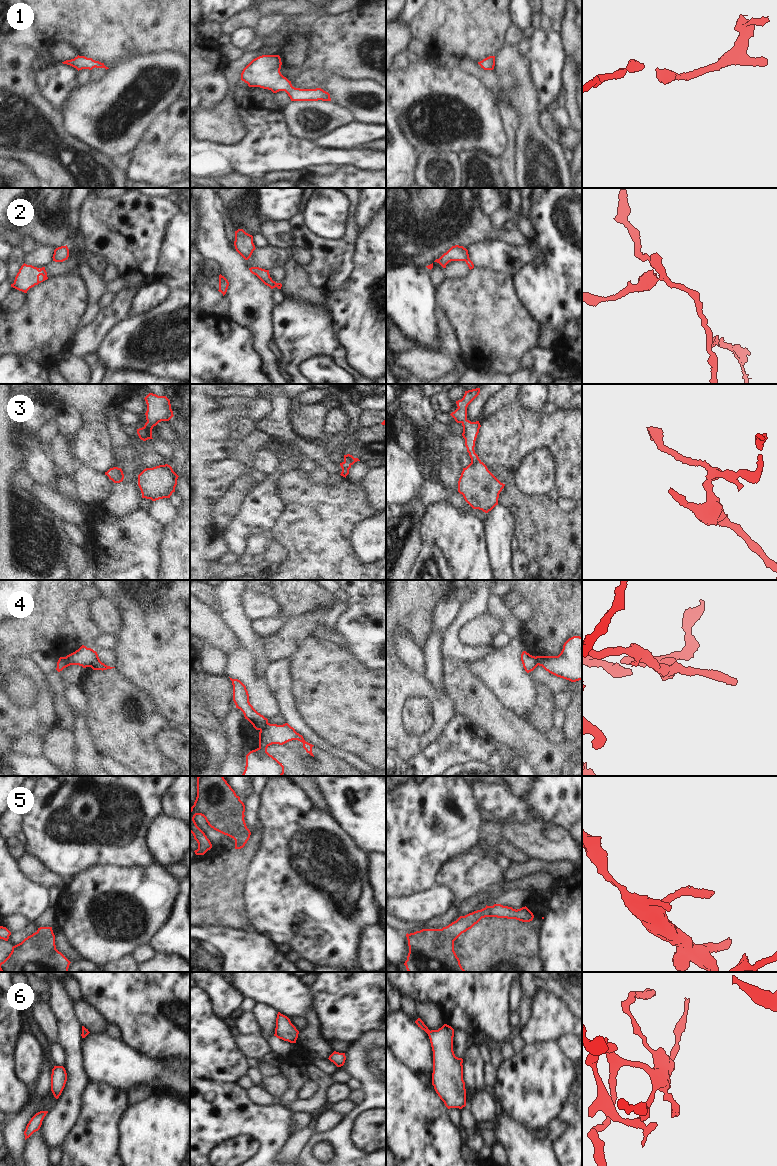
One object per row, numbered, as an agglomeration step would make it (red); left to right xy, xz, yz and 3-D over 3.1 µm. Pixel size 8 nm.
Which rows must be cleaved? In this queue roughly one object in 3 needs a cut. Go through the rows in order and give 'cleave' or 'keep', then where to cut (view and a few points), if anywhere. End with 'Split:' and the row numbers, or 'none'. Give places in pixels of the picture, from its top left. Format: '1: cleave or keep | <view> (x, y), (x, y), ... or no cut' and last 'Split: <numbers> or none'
1: keep | no cut
2: cleave | xz (251, 267), (255, 274)
3: keep | no cut
4: cleave | xz (268, 723), (260, 730)
5: keep | no cut
6: keep | no cut
Split: 2, 4

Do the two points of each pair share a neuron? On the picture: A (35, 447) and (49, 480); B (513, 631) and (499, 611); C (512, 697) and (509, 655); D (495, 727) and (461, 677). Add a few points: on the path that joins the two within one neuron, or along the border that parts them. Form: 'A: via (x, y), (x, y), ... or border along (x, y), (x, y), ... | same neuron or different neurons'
A: via (37, 455), (39, 467), (44, 472) | same neuron
B: via (512, 626), (504, 616) | same neuron
C: via (512, 687), (509, 680), (509, 665) | same neuron
D: via (489, 715), (464, 689) | same neuron

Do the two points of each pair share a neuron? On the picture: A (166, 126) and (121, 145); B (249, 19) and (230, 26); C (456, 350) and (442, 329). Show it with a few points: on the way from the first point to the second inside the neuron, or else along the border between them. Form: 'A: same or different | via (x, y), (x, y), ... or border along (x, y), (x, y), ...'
A: different | border along (155, 118), (130, 152)
B: same | via (244, 19), (235, 22)
C: same | via (451, 345), (446, 334)

